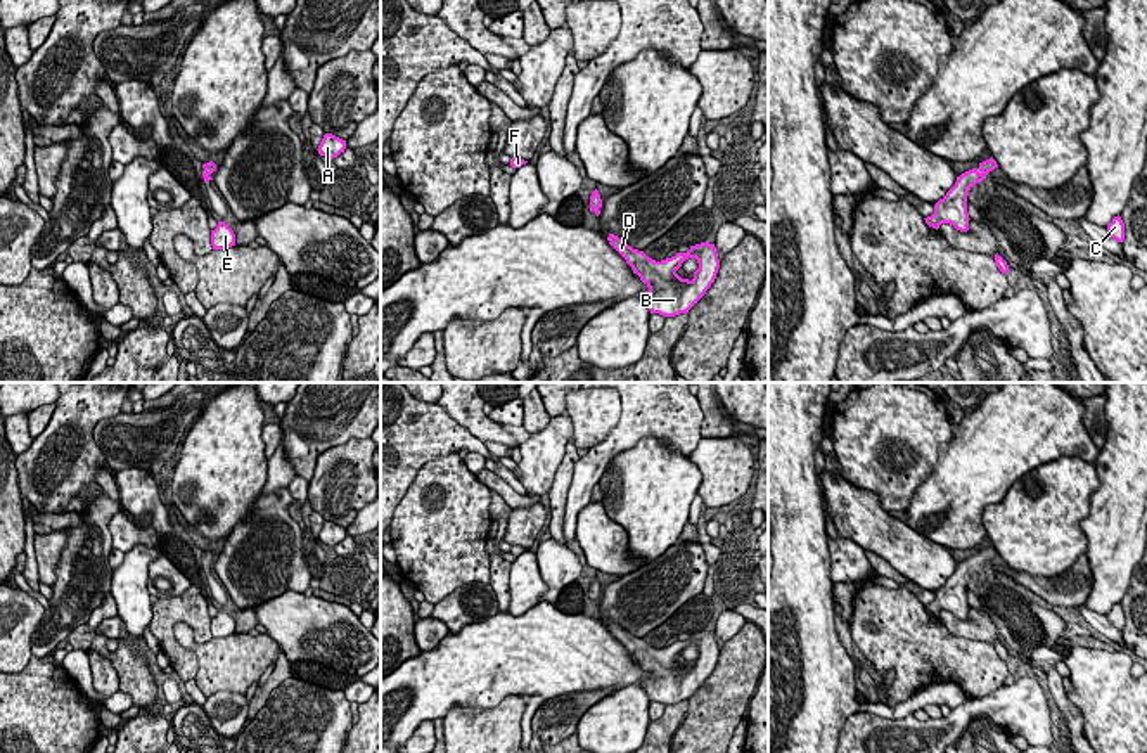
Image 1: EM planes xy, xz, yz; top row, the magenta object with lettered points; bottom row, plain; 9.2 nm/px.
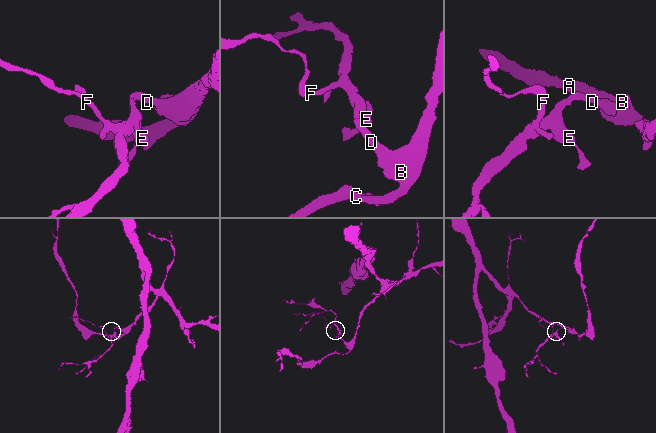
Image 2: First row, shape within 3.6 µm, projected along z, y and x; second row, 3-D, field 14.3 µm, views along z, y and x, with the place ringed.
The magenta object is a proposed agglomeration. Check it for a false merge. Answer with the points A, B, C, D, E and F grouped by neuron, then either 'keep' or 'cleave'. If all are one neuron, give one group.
A B C D E F; keep

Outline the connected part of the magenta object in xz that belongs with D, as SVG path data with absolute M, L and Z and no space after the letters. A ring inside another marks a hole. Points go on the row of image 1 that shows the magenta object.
M609 234L607 241L649 287L642 298L650 313L663 317L689 313L711 287L720 268L716 248L708 241L690 246L687 253L676 253L661 261L649 258L644 251L633 249L614 234ZM689 258L695 258L699 263L692 280L682 279L676 274Z

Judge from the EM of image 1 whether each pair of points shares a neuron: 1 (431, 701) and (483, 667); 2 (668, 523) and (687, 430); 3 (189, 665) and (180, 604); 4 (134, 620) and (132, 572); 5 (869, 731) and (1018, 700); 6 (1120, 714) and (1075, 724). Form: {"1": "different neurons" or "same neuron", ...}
{"1": "same neuron", "2": "different neurons", "3": "same neuron", "4": "same neuron", "5": "same neuron", "6": "different neurons"}

